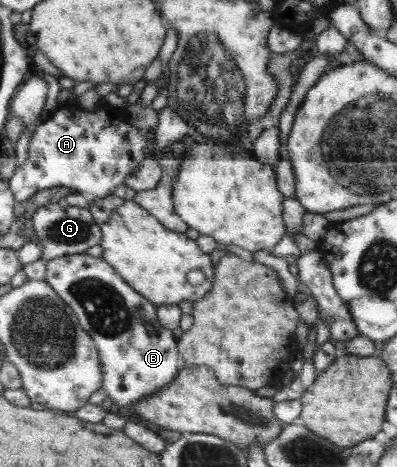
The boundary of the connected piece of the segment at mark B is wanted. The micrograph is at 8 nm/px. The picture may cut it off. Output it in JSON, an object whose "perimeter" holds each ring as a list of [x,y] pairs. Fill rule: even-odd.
{"perimeter":[[[85,252],[52,259],[47,262],[45,281],[74,313],[78,312],[81,328],[98,340],[102,360],[106,360],[104,392],[117,408],[128,408],[177,378],[185,361],[176,352],[176,338],[172,332],[160,332],[156,306],[132,288],[109,262]]]}

